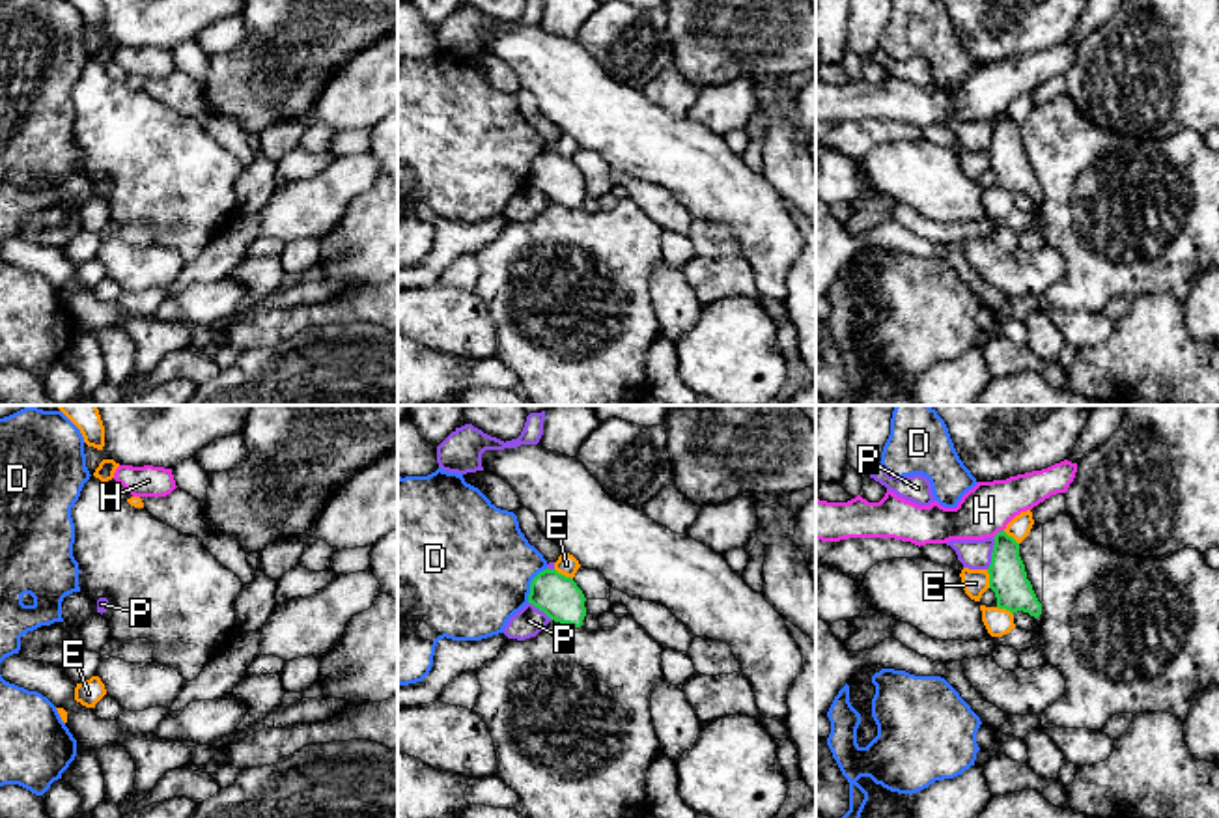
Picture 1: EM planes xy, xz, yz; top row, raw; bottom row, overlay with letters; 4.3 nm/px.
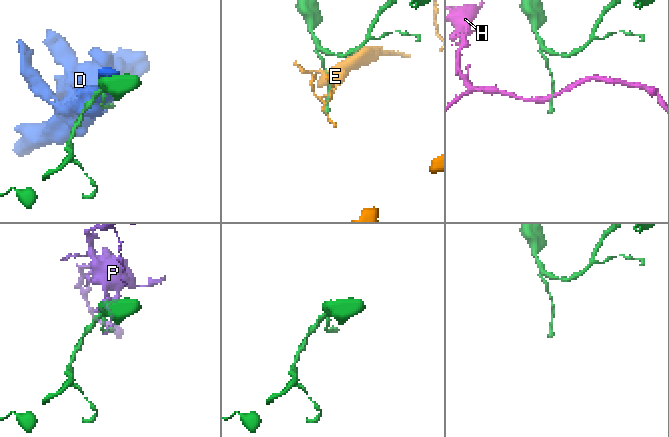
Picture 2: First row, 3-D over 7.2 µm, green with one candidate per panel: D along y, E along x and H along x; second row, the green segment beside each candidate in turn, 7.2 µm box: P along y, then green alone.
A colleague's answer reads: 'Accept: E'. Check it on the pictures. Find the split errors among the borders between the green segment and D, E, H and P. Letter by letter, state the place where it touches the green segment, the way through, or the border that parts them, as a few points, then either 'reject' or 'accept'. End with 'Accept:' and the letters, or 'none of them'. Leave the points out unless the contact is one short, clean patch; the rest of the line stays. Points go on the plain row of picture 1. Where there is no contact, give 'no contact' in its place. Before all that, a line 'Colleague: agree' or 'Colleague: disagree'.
Colleague: disagree
D: meets green in xz at (531, 165); reject
E: meets green in xz at (564, 157); reject
H: meets green in yz at (997, 114); border along yz (1003, 111), (994, 120); reject
P: meets green in yz at (992, 135); border along yz (994, 120), (986, 150); reject
Accept: none of them

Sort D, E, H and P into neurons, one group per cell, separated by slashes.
D / E / H / P

